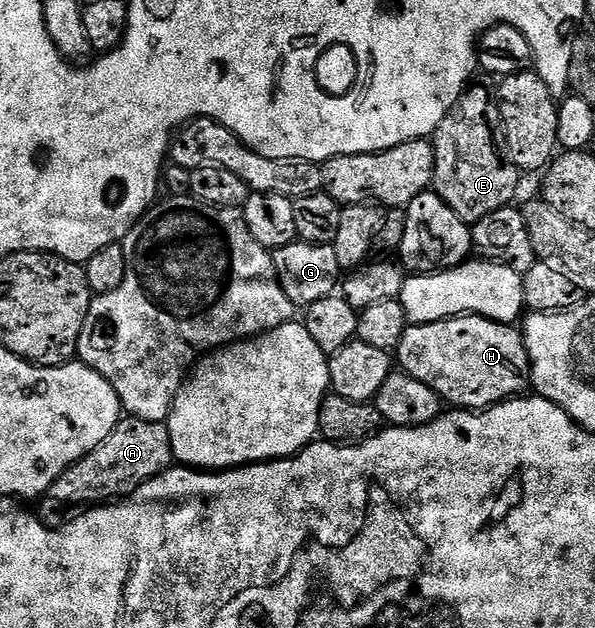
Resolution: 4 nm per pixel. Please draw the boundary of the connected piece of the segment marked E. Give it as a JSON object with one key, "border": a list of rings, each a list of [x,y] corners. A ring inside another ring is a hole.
{"border":[[[471,85],[452,107],[448,117],[434,129],[433,193],[439,194],[467,224],[479,222],[484,216],[502,210],[515,200],[520,171],[500,145],[500,134],[494,131],[502,126],[502,112],[495,95],[482,86]]]}

